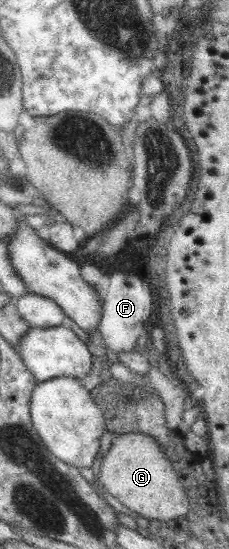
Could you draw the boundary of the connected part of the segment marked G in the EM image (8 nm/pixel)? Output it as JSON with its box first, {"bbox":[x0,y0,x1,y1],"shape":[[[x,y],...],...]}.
{"bbox":[98,432,189,522],"shape":[[[135,432],[117,434],[112,439],[112,443],[99,466],[98,481],[102,484],[104,490],[107,490],[113,498],[116,498],[125,508],[138,516],[143,516],[148,520],[163,520],[163,522],[171,519],[181,519],[184,522],[187,520],[187,518],[177,518],[177,516],[185,516],[189,512],[189,496],[181,487],[181,483],[177,481],[177,476],[171,469],[171,464],[164,452],[151,436]]]}

